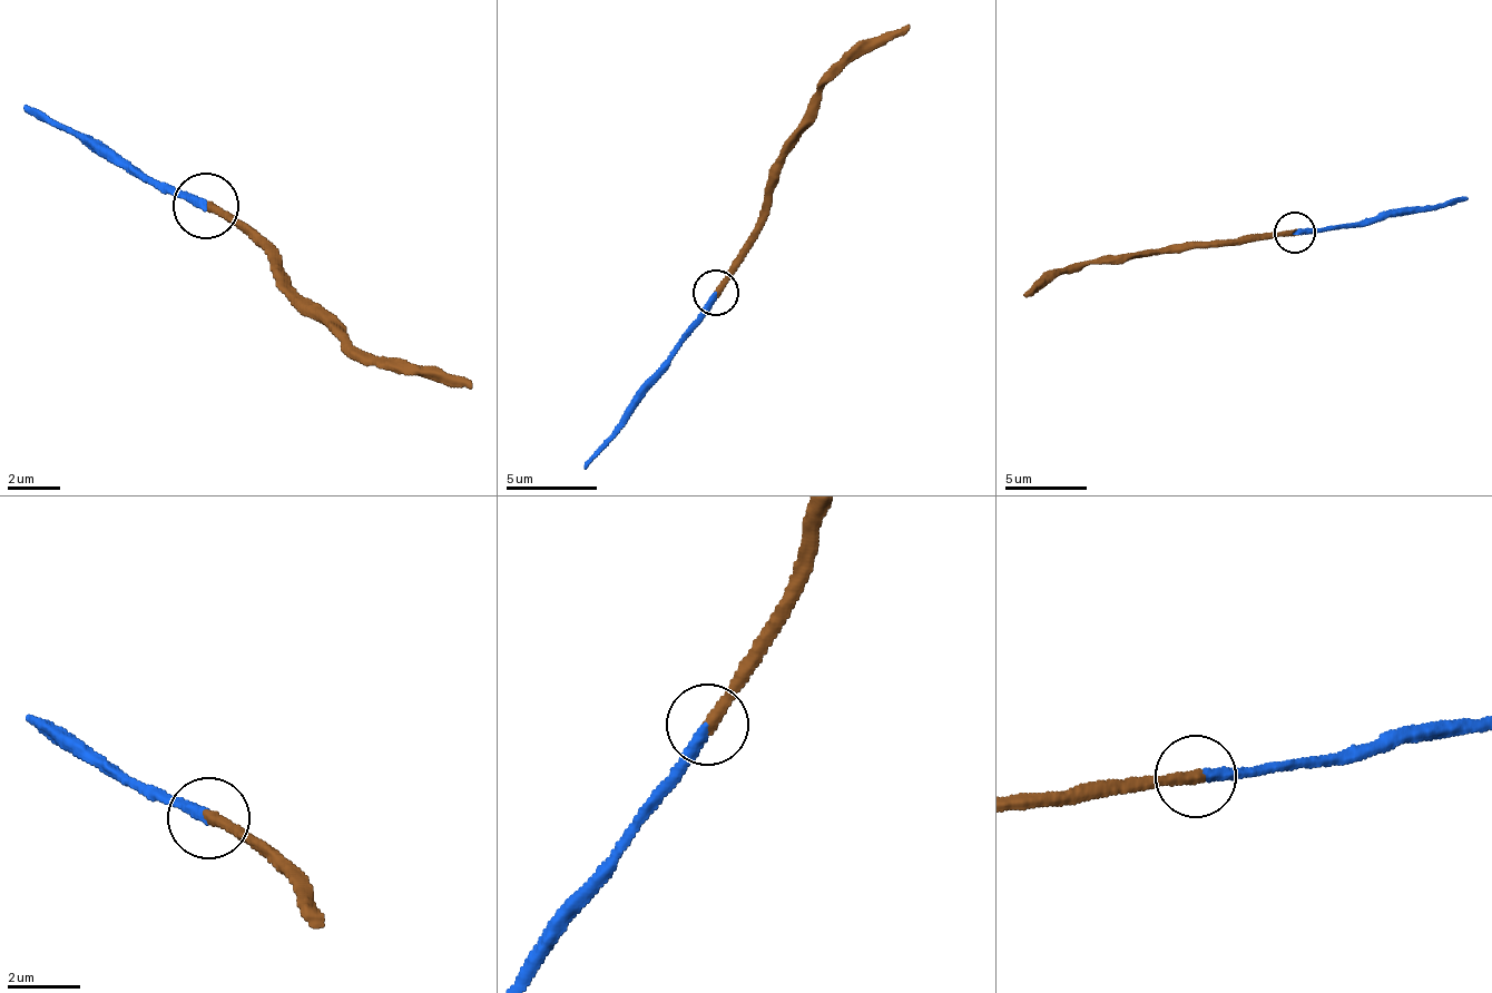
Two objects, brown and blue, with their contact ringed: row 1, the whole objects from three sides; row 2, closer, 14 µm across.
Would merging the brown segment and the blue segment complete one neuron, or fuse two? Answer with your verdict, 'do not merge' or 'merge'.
merge

